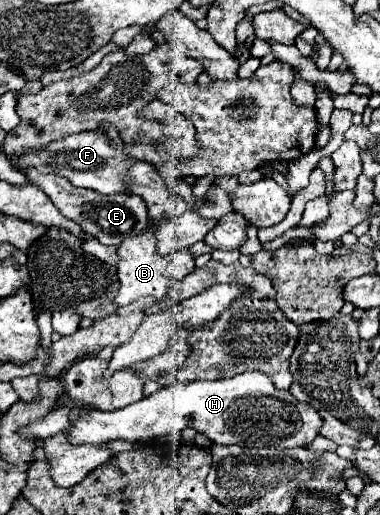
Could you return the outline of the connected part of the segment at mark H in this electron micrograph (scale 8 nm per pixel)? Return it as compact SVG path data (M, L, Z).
M253 371L219 381L173 383L169 387L161 387L149 397L143 397L139 403L131 403L111 413L97 411L95 407L75 407L71 411L71 427L67 431L67 437L77 445L103 445L115 439L149 441L161 435L177 435L181 433L181 429L191 427L219 445L273 445L285 449L309 445L319 435L321 425L323 421L311 405L297 401L289 391L279 391L267 379L267 375Z

